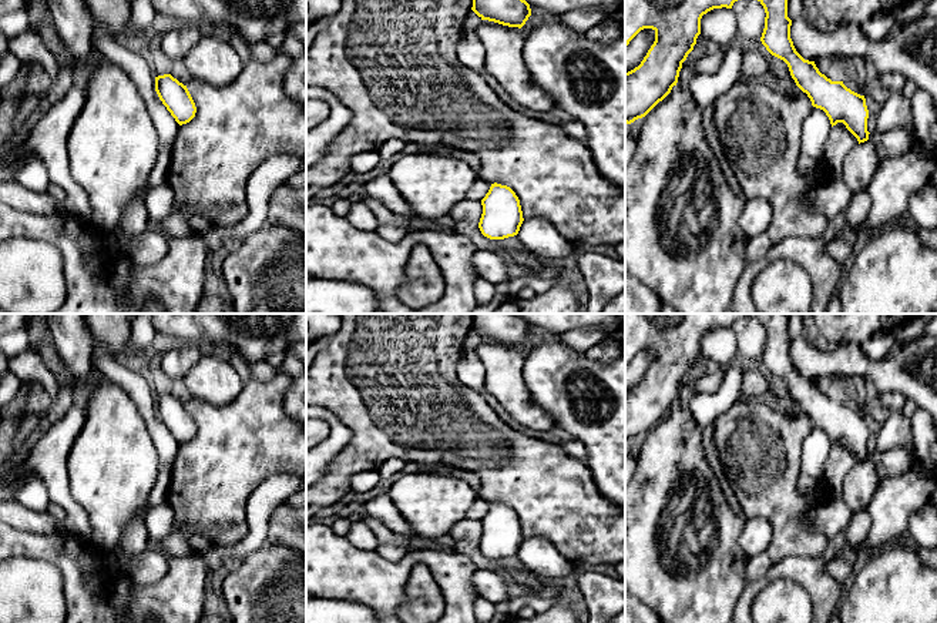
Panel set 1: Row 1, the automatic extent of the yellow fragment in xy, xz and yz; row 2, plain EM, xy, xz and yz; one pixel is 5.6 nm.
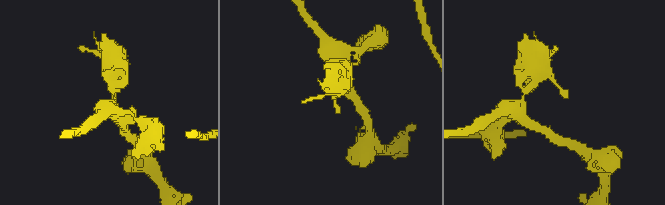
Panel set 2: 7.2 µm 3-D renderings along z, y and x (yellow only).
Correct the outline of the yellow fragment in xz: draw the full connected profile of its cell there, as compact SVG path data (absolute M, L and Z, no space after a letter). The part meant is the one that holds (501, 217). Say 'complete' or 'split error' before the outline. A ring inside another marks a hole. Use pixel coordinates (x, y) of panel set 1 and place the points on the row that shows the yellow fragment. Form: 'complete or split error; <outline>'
complete; M491 184L481 205L478 228L484 237L504 240L518 234L524 218L520 200L510 187Z

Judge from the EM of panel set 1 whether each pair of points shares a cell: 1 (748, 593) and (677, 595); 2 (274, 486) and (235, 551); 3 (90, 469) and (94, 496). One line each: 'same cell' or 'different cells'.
1: different cells
2: same cell
3: same cell

